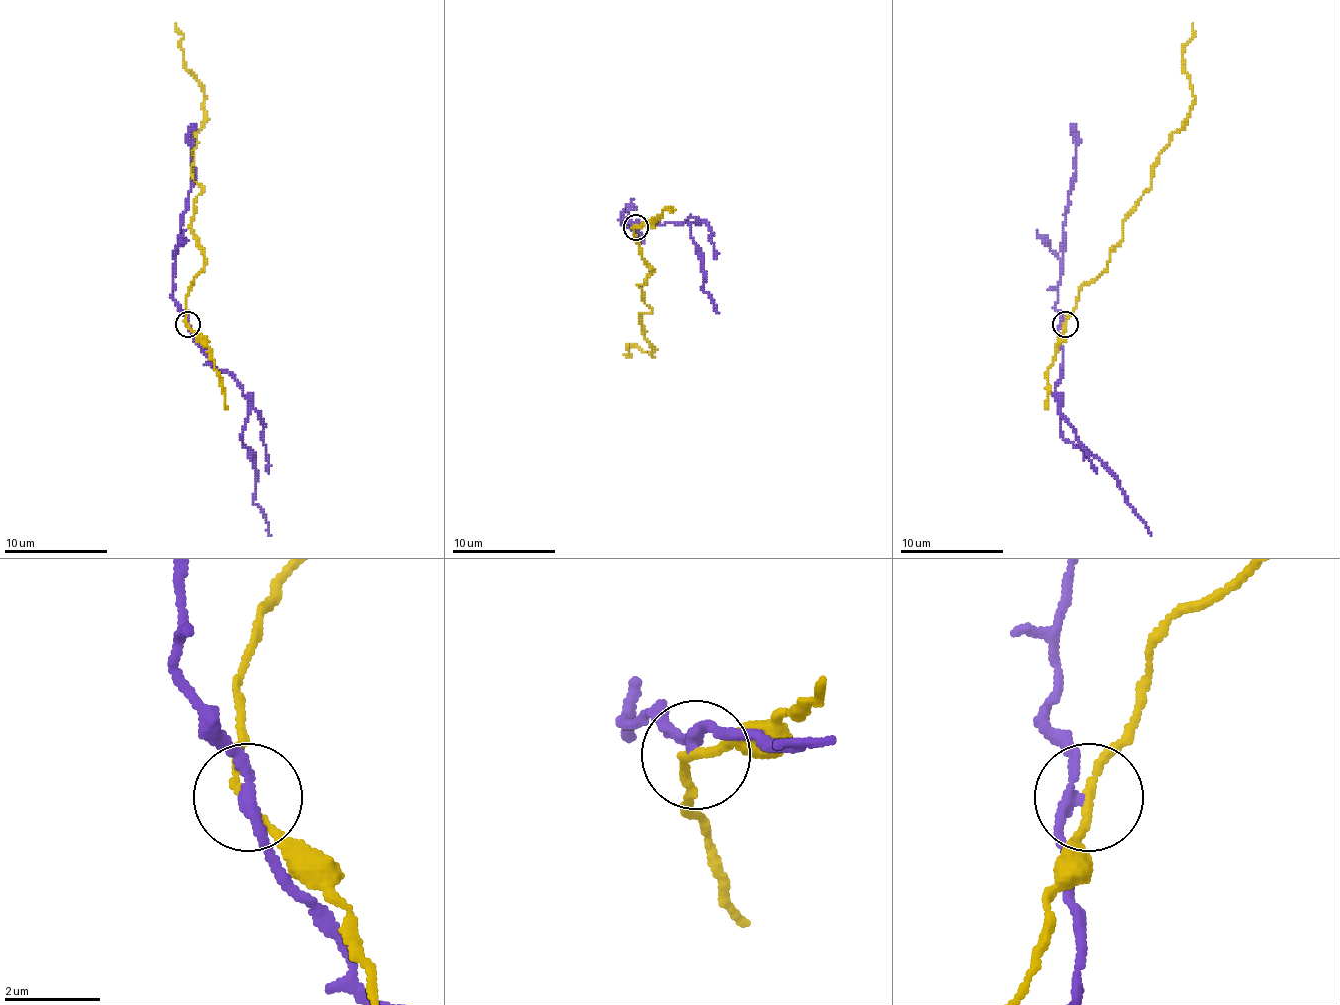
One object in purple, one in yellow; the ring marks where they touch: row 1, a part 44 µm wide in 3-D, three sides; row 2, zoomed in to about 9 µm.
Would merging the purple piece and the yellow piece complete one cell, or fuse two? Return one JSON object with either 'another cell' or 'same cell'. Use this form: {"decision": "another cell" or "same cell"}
{"decision": "another cell"}

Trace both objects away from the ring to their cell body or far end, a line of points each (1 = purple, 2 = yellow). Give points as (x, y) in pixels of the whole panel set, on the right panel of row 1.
1: (1065, 323), (1058, 333), (1063, 367), (1055, 390), (1063, 437), (1102, 463), (1117, 481), (1125, 502), (1151, 535)
2: (1065, 323), (1081, 287), (1107, 266), (1122, 220), (1195, 98), (1182, 59), (1192, 23)

